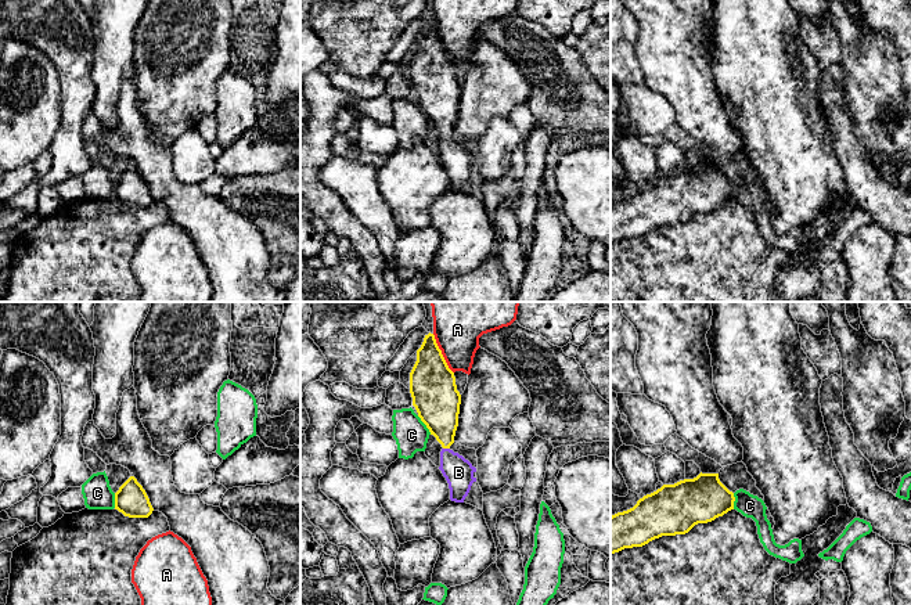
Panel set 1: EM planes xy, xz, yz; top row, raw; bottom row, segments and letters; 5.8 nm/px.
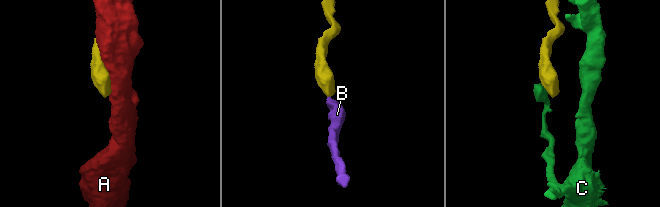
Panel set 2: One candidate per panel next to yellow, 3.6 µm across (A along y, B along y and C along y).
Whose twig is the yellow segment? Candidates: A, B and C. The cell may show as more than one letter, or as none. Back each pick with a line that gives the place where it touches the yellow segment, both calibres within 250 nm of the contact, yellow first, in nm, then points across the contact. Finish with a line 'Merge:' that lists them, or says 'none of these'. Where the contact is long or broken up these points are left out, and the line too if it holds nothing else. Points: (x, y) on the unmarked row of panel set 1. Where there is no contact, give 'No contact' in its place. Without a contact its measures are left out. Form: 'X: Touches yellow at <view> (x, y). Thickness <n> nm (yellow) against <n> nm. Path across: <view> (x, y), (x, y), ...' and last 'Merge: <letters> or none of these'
B: Touches yellow at xz (446, 137). Thickness 260 nm (yellow) against 170 nm. Path across: xz (438, 96), (446, 137), (446, 144), (458, 162)
Merge: B

